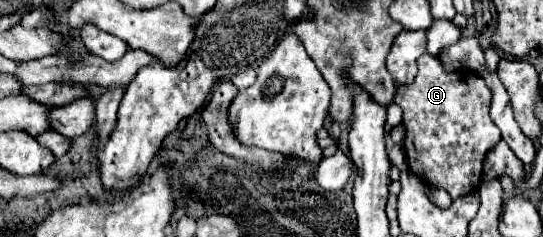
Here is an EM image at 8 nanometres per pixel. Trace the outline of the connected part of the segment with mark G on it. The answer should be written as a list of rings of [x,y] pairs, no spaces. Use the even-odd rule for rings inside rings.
[[[423,53],[417,61],[419,73],[411,85],[397,85],[397,93],[393,103],[403,109],[403,125],[405,125],[405,153],[409,169],[427,181],[433,187],[445,189],[453,199],[475,193],[483,181],[483,161],[485,155],[501,141],[499,127],[489,117],[491,91],[485,81],[473,73],[471,69],[445,71],[441,61],[429,53]]]

